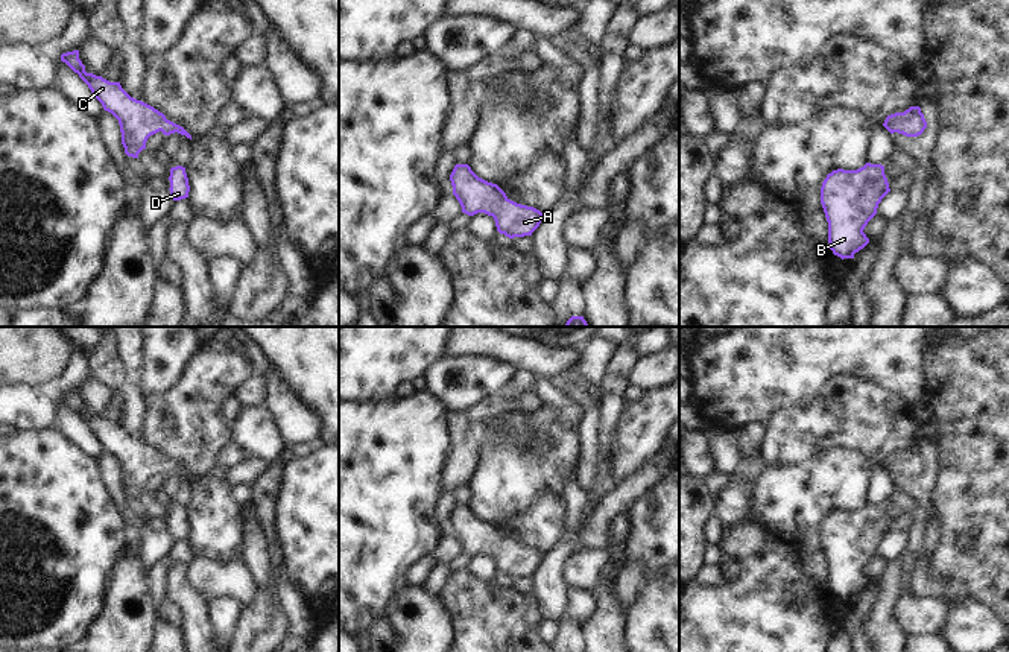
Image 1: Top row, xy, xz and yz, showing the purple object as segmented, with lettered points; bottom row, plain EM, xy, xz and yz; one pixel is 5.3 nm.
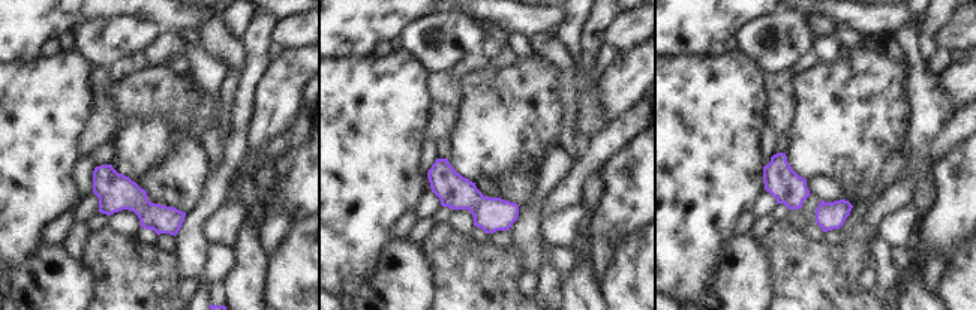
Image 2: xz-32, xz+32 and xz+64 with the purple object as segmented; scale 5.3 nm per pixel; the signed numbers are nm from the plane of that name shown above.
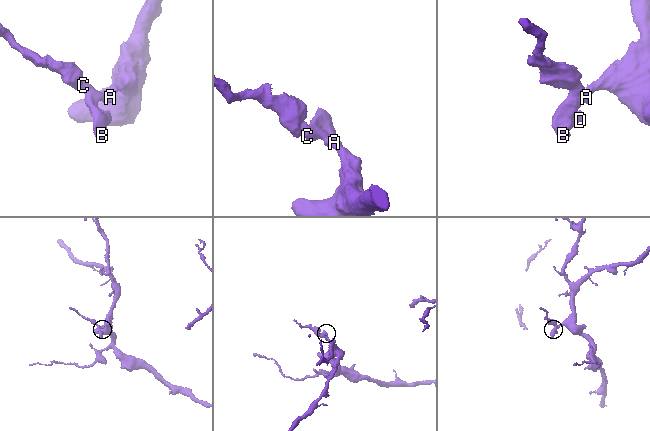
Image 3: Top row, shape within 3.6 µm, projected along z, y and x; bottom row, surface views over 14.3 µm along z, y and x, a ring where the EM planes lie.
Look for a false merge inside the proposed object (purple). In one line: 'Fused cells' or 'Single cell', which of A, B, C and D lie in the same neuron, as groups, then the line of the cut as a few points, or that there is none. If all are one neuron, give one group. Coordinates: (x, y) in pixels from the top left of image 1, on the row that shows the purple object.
Single cell. Groups: A B C D. No split

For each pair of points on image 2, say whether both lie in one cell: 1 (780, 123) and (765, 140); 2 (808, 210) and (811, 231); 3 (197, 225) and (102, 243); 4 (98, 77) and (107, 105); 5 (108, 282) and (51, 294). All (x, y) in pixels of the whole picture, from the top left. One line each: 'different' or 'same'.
1: different
2: same
3: different
4: same
5: different

